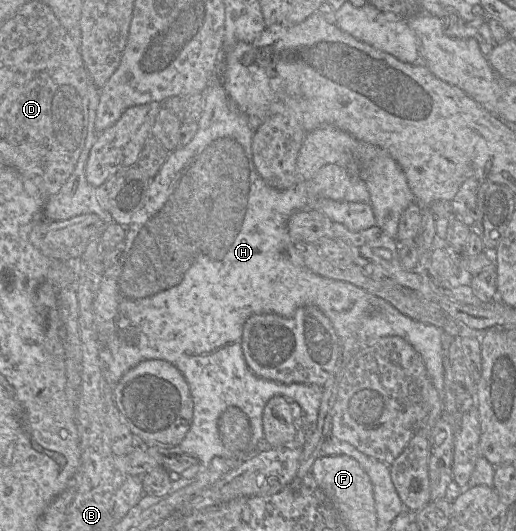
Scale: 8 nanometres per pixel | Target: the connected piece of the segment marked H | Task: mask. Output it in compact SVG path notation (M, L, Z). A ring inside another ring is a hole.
M218 75L202 93L204 93L204 107L197 121L198 128L195 136L186 145L180 145L177 149L170 151L169 156L160 168L159 172L153 179L151 179L140 209L133 216L128 227L125 227L127 228L127 235L123 250L114 265L103 270L100 284L93 298L94 324L99 338L100 359L104 365L104 377L107 384L110 387L115 386L128 370L132 369L142 361L159 359L171 363L185 377L193 400L193 419L191 427L185 438L180 443L180 448L186 454L198 459L202 465L208 465L216 457L228 462L241 464L261 452L263 449L270 447L265 442L262 417L264 408L272 397L282 396L289 401L297 403L301 407L305 415L306 435L309 435L312 432L311 427L315 427L316 425L323 394L323 387L315 384L282 384L256 376L248 368L243 356L241 347L243 325L245 321L253 315L272 313L283 317L291 317L300 307L313 305L318 307L329 318L335 334L338 336L341 346L343 347L344 365L354 353L366 347L371 342L388 336L399 336L411 344L422 356L429 378L443 402L445 393L444 350L443 333L439 328L427 323L416 321L402 314L385 299L369 293L351 283L315 274L305 267L295 263L291 257L293 241L288 232L288 220L295 212L311 206L311 197L308 192L307 181L310 180L310 178L312 178L319 169L327 164L338 164L350 174L358 175L359 179L364 183L369 191L370 197L368 204L373 210L376 219L376 226L382 228L390 236L395 238L398 233L398 226L402 214L414 200L405 175L399 165L388 154L380 154L377 157L371 157L371 159L353 157L353 148L366 147L366 145L359 146L350 134L338 129L337 127L324 126L308 132L303 141L296 161L296 170L298 173L296 184L286 190L273 189L263 181L254 165L252 140L255 130L249 123L249 116L232 101L227 94L224 85L219 80Z

